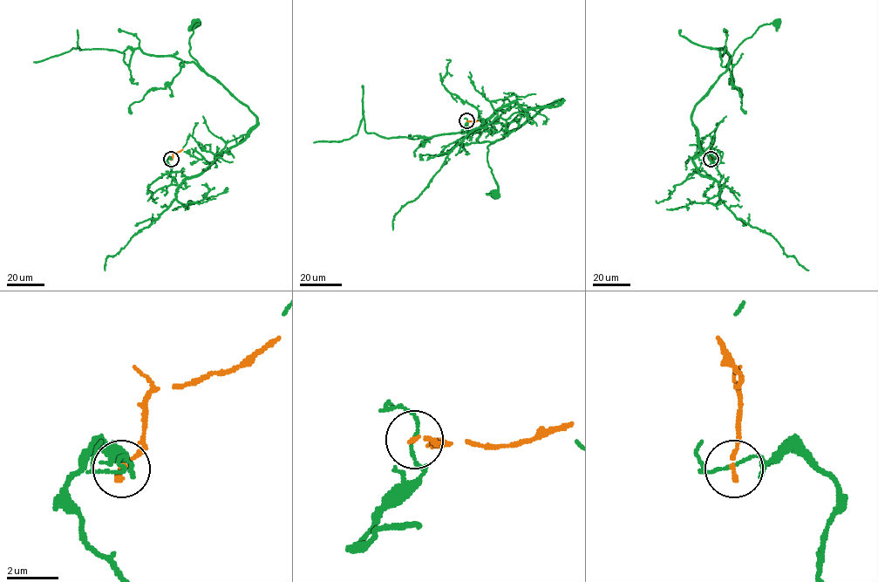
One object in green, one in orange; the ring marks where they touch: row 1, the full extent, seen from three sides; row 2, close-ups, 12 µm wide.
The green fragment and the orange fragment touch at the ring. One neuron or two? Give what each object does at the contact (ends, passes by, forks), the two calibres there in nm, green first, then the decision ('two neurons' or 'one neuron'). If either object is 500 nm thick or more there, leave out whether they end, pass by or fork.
green passes by | orange ends | 100/160 nm | two neurons

